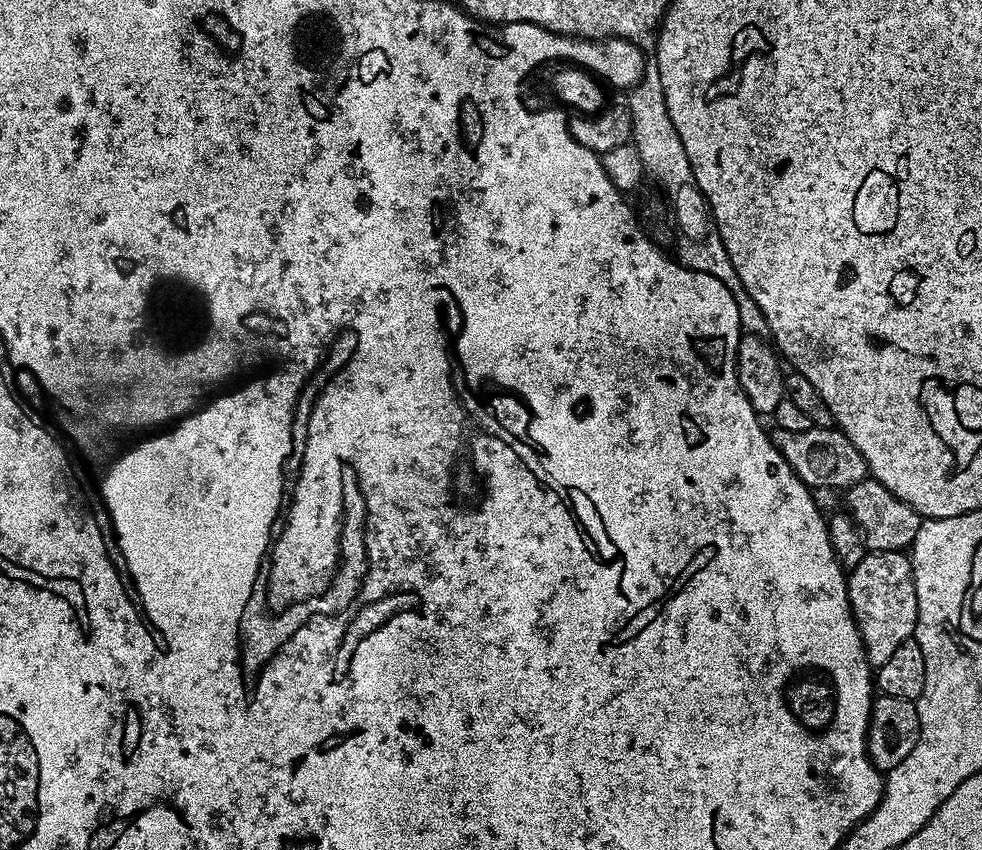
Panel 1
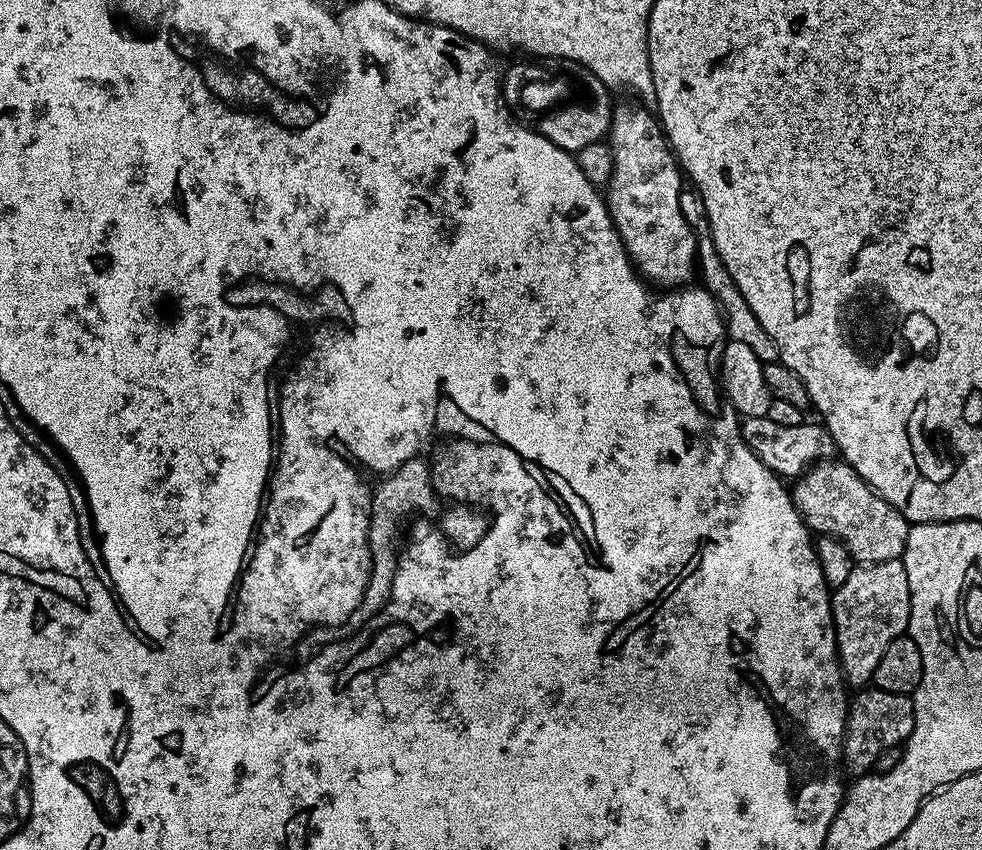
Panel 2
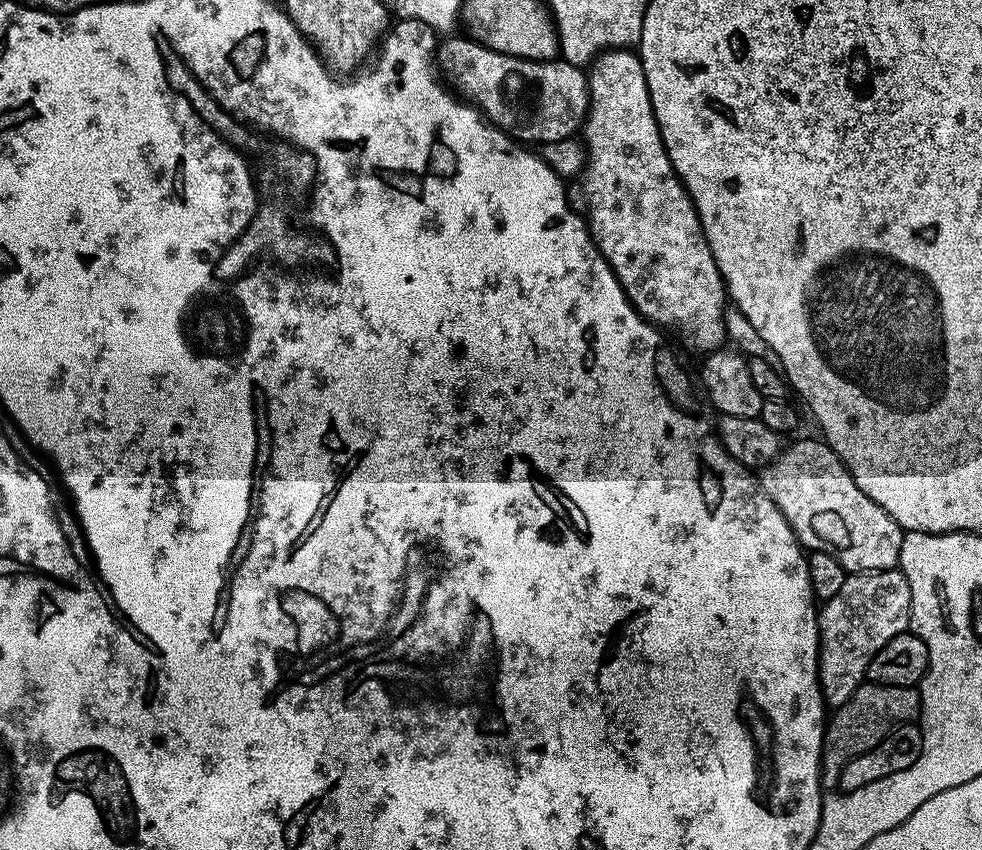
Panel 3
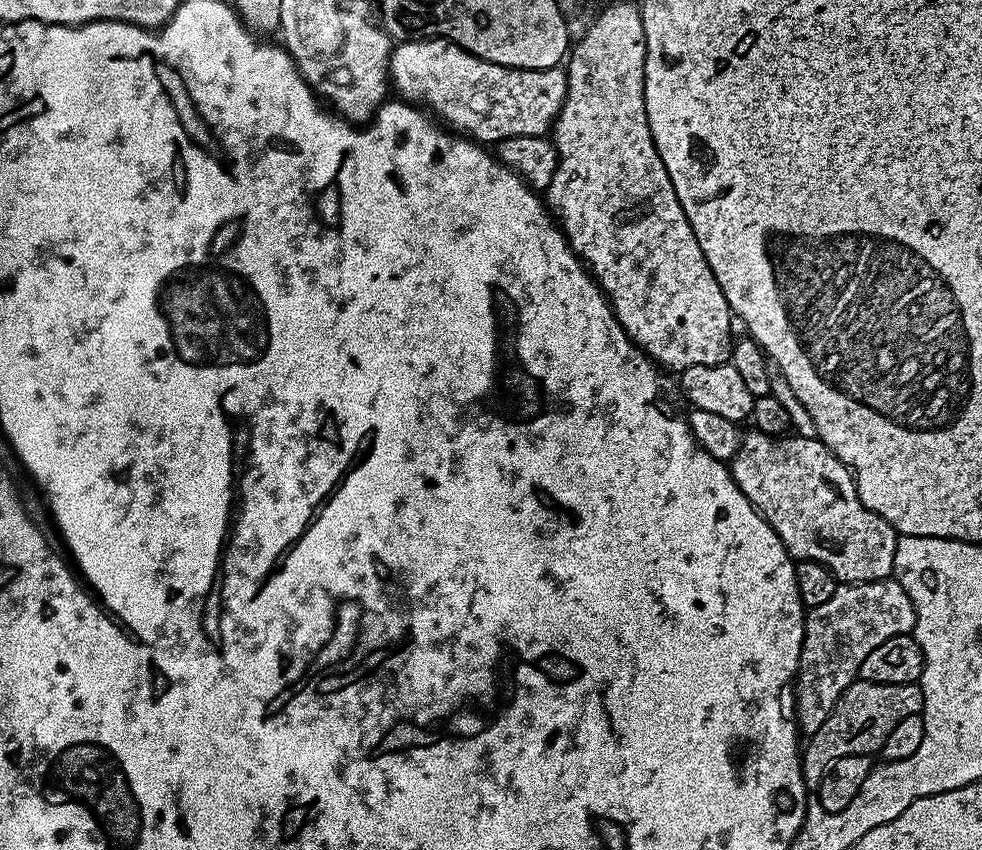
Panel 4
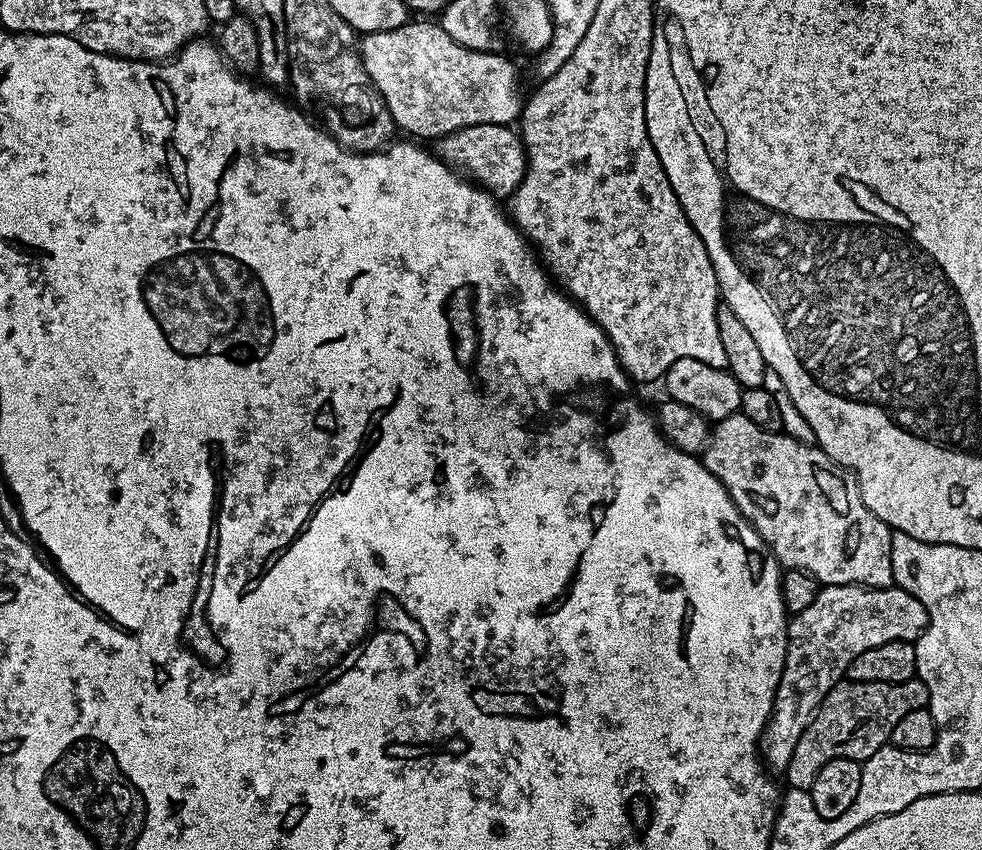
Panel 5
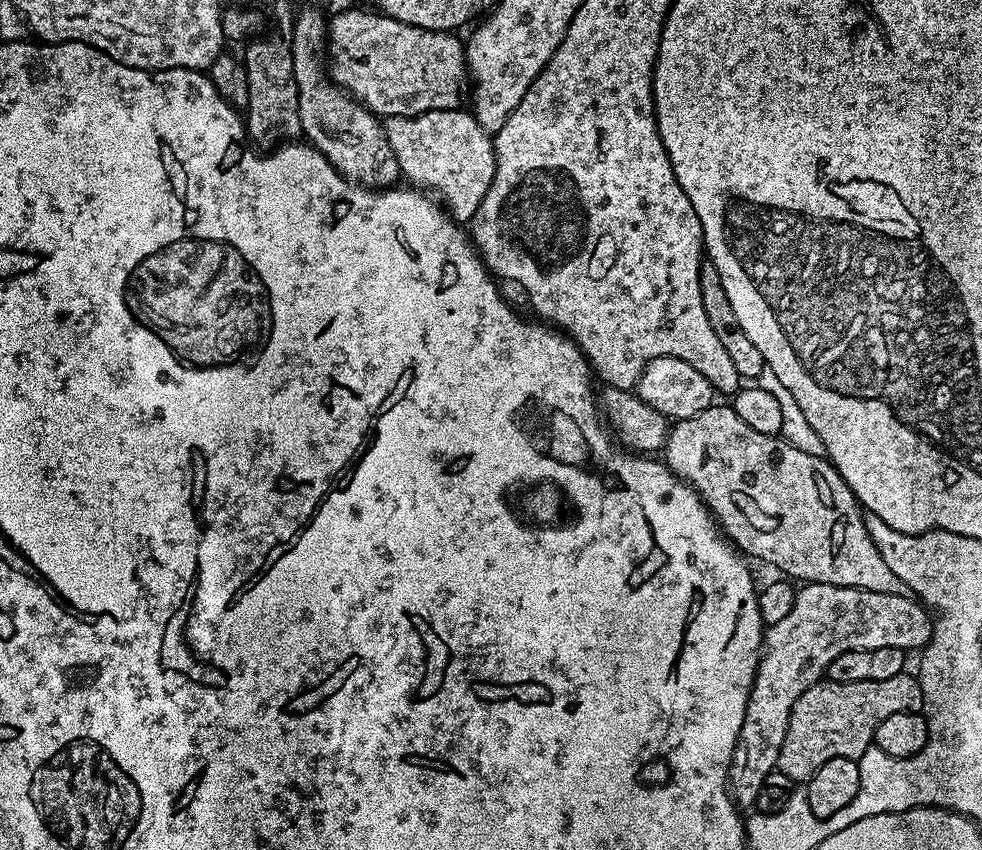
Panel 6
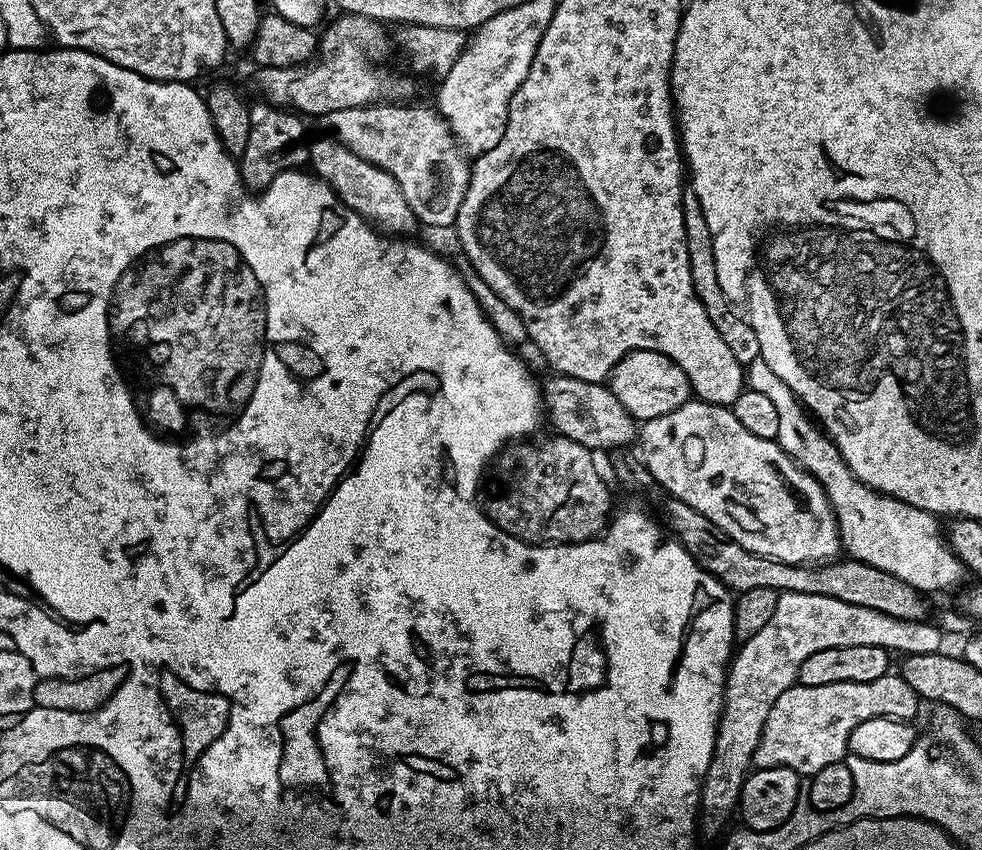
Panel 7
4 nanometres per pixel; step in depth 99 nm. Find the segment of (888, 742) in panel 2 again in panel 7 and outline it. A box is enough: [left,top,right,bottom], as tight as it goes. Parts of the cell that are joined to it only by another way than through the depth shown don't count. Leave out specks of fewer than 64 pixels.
[752,674,922,778]

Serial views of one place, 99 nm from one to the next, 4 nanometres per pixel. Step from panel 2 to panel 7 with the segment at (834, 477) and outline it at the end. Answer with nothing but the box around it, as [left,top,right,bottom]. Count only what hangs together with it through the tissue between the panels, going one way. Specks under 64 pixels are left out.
[638,398,841,565]

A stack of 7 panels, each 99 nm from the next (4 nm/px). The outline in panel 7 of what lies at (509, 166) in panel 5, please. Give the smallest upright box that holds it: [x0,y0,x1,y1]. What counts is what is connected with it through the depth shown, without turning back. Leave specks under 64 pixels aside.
[326,102,470,229]

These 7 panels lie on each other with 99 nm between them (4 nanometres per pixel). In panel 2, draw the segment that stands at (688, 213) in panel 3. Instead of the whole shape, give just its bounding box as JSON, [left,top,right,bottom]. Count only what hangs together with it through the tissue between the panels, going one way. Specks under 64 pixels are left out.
[606,103,698,290]

